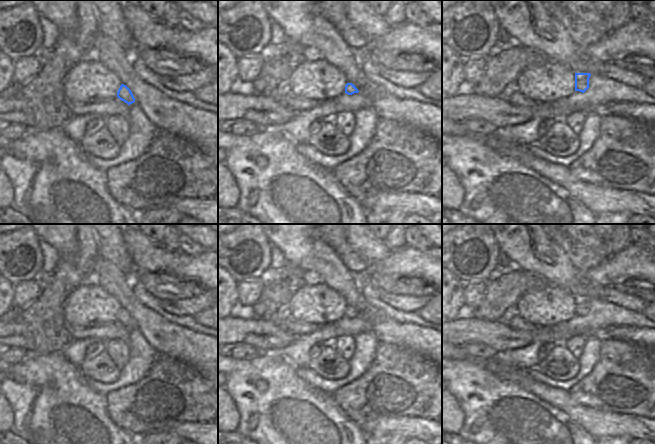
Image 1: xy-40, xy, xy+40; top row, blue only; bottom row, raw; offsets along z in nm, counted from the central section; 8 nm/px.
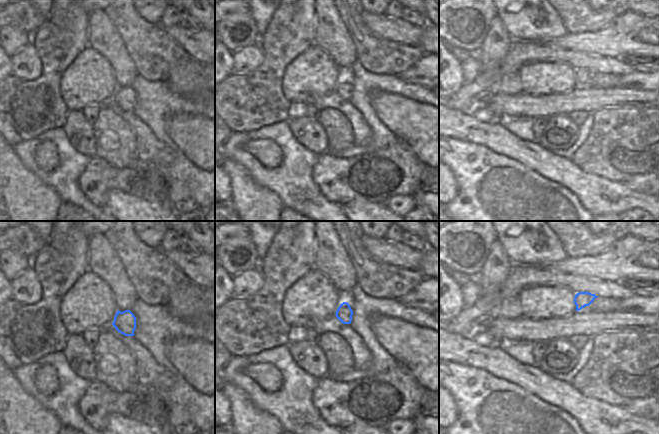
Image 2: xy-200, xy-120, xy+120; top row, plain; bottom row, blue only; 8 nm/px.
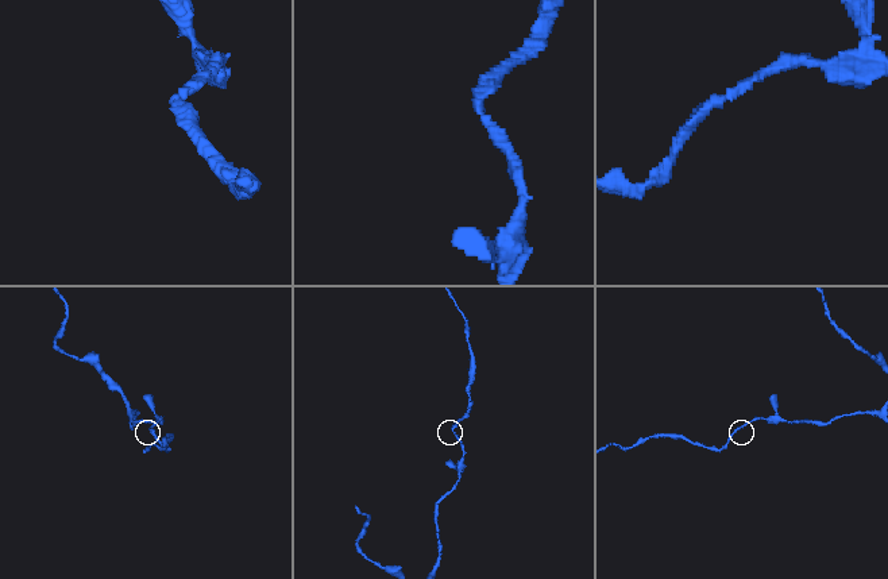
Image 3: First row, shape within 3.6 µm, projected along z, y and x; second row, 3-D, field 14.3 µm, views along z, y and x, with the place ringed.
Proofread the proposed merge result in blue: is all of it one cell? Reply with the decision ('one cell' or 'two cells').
one cell

